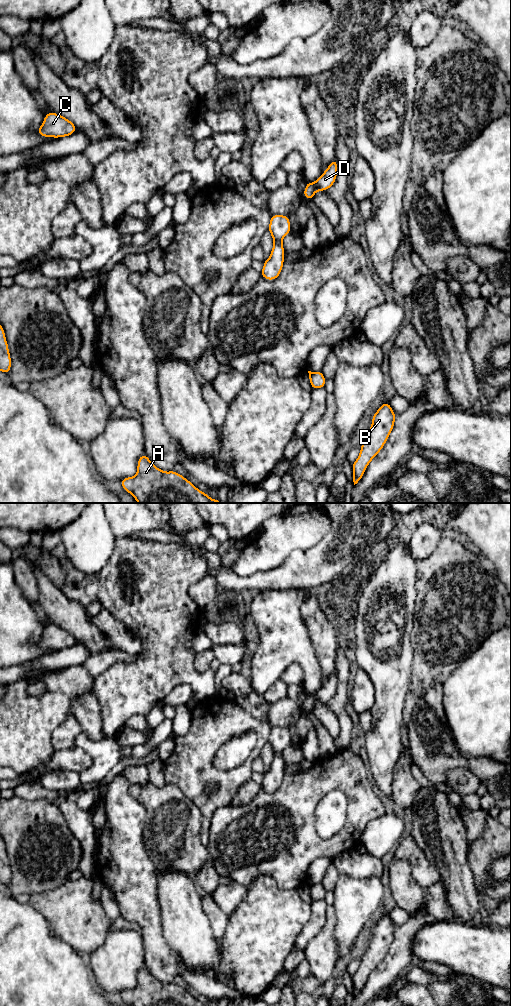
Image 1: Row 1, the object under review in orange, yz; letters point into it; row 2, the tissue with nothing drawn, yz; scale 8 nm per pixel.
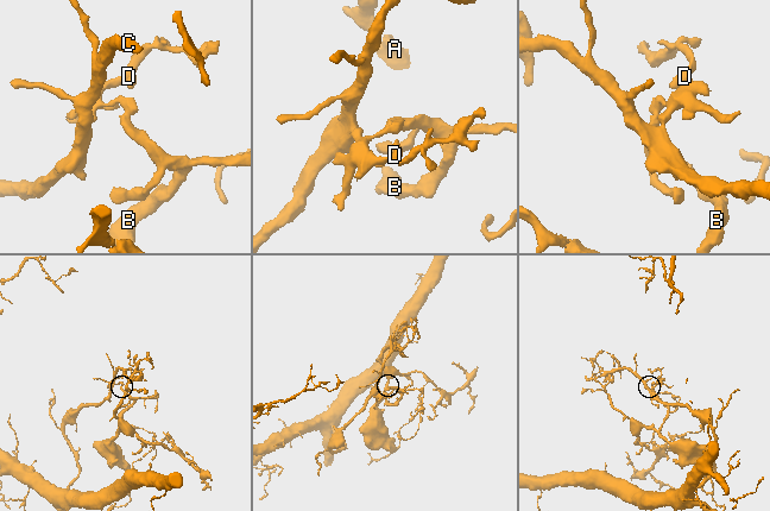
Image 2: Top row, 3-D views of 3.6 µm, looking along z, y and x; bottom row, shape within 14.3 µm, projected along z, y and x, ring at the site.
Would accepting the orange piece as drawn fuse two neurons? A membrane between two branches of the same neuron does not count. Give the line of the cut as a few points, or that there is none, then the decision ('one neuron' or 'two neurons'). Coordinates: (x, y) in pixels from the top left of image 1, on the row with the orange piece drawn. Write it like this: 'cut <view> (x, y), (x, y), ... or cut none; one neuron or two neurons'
cut yz (274, 241), (281, 242); two neurons

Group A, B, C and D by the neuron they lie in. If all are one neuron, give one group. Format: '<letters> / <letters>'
A B / C D

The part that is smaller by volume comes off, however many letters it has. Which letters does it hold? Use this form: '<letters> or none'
A, B

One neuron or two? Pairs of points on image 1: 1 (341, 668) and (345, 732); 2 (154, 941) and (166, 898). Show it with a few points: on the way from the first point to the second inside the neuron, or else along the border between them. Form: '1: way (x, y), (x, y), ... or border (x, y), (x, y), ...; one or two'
1: way (342, 684), (340, 712), (343, 716); one
2: border (156, 894), (162, 932), (166, 940); two

